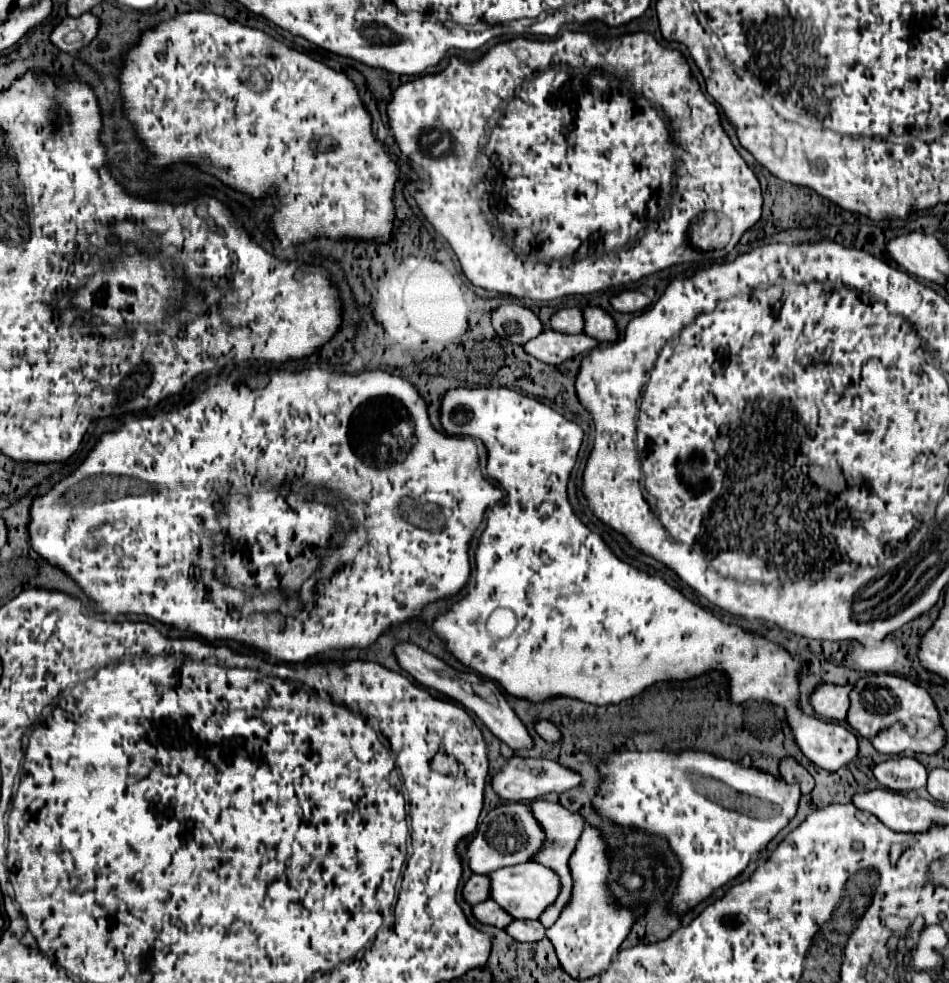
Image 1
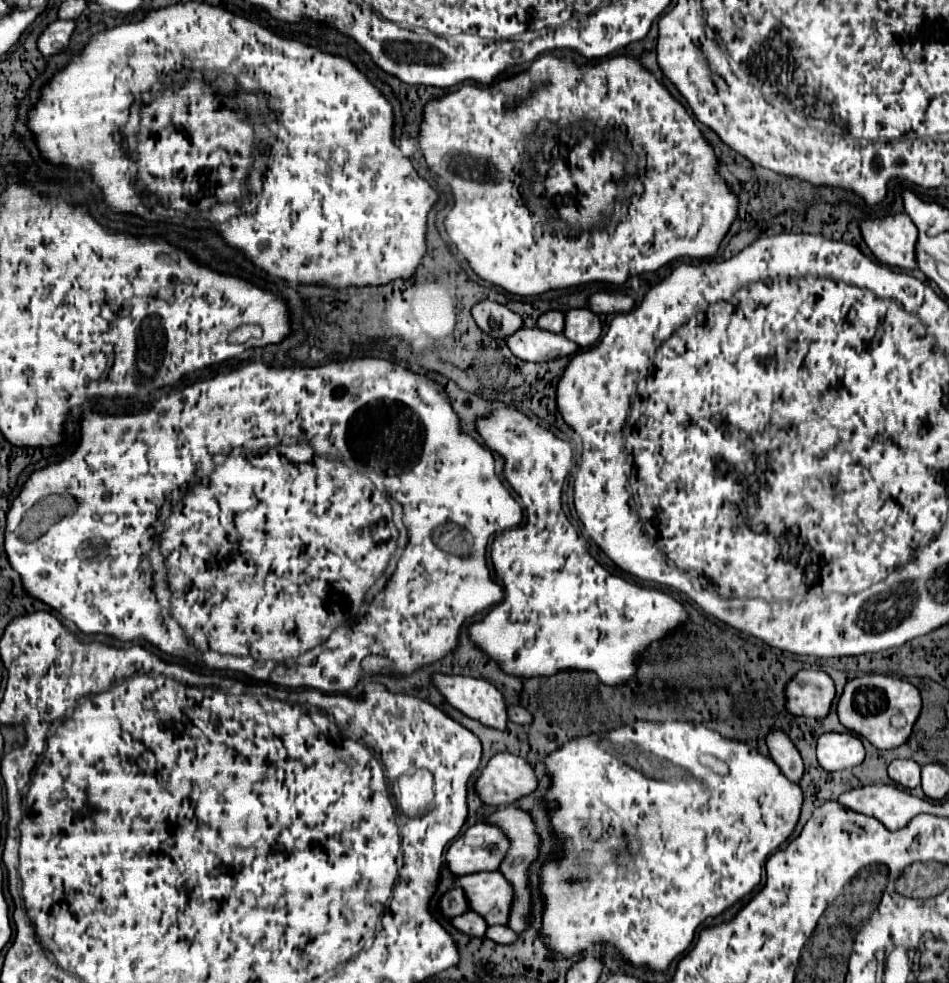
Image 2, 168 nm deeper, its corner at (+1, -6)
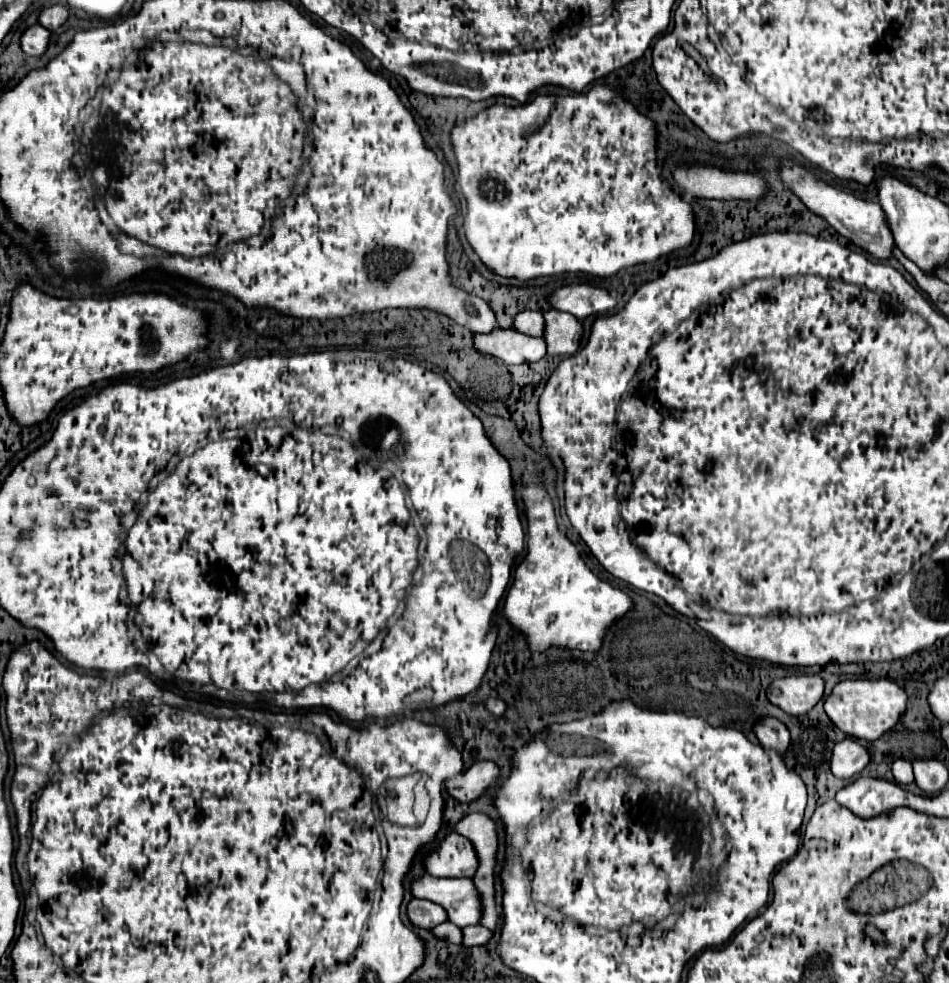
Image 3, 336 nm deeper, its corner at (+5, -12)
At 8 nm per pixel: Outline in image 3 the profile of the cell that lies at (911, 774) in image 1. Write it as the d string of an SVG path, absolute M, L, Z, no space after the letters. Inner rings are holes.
M897 759L891 767L893 777L899 785L911 785L913 783L913 769L911 769L911 761L907 759Z

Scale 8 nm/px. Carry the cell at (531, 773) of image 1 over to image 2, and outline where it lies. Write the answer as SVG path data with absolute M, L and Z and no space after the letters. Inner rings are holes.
M497 753L475 781L475 791L483 803L501 807L535 791L537 779L531 765L513 753Z

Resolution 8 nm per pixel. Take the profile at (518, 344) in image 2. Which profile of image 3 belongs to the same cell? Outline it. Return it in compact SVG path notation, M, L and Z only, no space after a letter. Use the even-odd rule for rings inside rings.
M497 329L475 335L475 349L499 357L507 365L535 363L547 355L547 343L541 337L529 337L515 329Z

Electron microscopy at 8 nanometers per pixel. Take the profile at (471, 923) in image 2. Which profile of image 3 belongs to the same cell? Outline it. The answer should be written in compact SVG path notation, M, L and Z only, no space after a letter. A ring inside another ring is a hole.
M445 921L443 925L435 927L433 933L439 937L439 939L445 939L447 943L463 943L463 931L451 923L451 921Z

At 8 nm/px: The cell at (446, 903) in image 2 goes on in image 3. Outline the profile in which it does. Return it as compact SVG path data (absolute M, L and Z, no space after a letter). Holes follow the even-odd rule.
M413 899L409 903L407 915L415 927L423 927L423 929L435 929L437 925L447 921L447 911L425 899Z

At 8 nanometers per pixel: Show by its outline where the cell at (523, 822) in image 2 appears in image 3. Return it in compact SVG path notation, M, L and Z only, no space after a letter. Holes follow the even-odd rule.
M471 813L455 827L457 833L471 839L479 849L479 871L475 873L475 887L483 895L483 925L491 931L497 927L497 901L495 901L495 865L497 865L497 823L485 813Z

